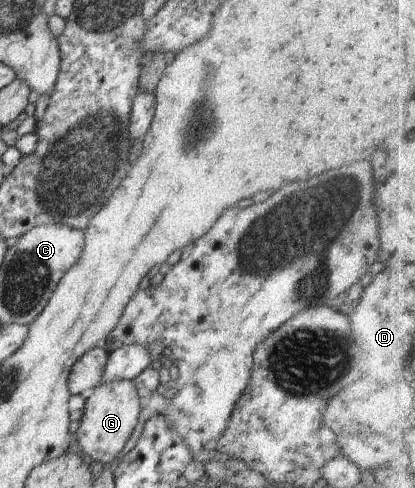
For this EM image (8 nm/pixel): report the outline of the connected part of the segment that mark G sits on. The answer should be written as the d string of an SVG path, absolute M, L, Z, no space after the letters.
M131 380L115 381L96 386L92 395L89 395L88 399L85 400L80 427L75 433L78 447L82 449L82 453L88 455L91 461L103 465L114 461L132 435L132 431L138 423L138 415L140 415L142 405Z

